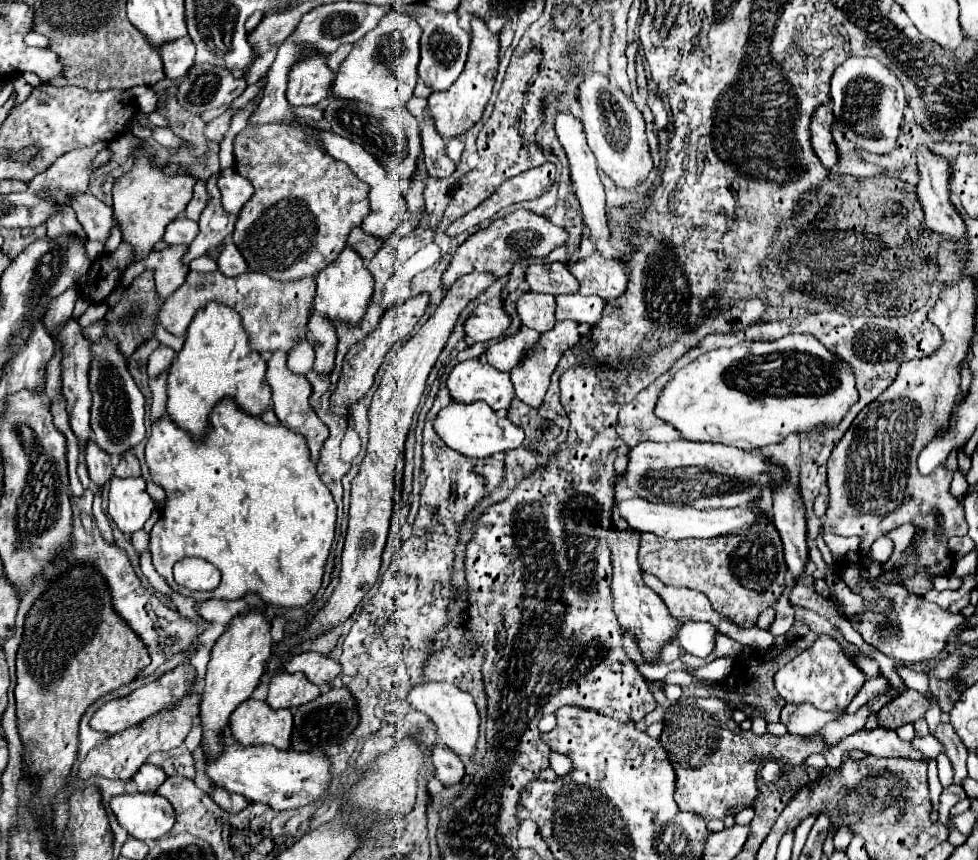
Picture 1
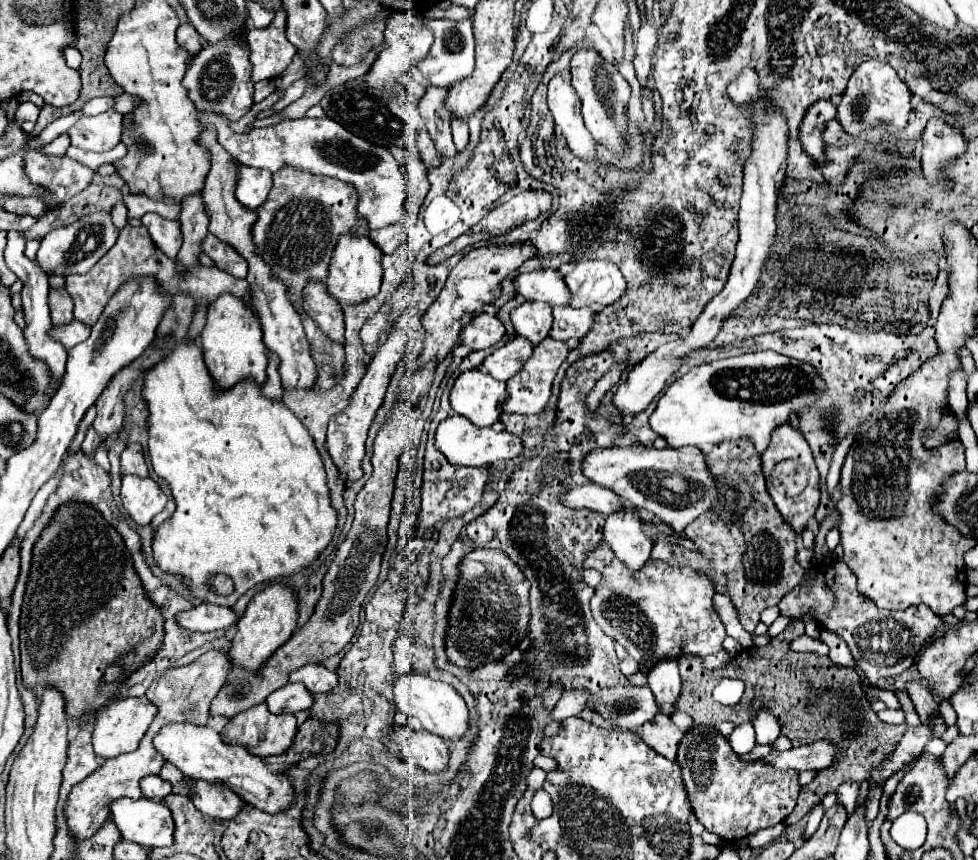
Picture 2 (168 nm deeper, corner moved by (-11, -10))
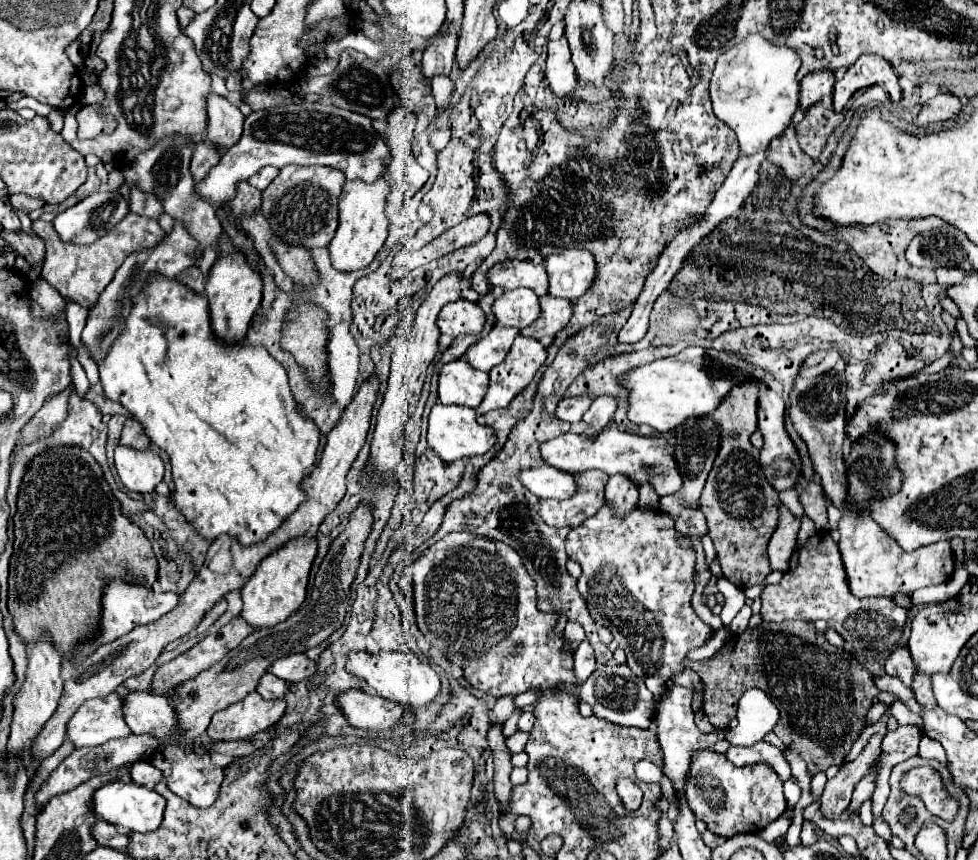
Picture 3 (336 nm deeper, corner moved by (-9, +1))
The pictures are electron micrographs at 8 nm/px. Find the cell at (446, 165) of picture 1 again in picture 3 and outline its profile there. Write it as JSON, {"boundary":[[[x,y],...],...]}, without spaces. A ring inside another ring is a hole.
{"boundary":[[[449,31],[449,35],[437,35],[431,39],[429,47],[423,53],[423,75],[431,79],[437,73],[449,75],[455,63],[455,49],[457,49],[457,31]]]}

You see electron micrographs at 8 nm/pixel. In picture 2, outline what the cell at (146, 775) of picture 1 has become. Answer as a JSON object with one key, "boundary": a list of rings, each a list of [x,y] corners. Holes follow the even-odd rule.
{"boundary":[[[147,776],[141,780],[143,796],[155,802],[161,802],[167,794],[171,794],[171,784],[159,776]]]}

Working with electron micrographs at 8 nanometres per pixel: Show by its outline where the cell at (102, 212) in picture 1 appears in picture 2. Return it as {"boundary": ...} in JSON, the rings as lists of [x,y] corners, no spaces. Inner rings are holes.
{"boundary":[[[61,134],[59,138],[55,138],[51,144],[47,144],[43,148],[43,154],[45,156],[53,156],[53,158],[63,158],[67,154],[67,146],[69,146],[69,136],[67,134]]]}

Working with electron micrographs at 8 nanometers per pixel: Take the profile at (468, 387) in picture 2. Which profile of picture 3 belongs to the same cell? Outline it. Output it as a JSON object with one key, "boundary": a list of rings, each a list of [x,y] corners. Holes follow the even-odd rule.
{"boundary":[[[455,359],[441,367],[437,397],[443,405],[465,405],[477,409],[489,387],[489,375],[473,369],[467,361]]]}

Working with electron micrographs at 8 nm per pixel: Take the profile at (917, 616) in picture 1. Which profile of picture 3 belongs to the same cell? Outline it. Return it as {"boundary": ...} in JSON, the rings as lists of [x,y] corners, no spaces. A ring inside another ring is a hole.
{"boundary":[[[817,531],[807,539],[799,551],[799,567],[783,575],[775,585],[767,585],[761,593],[761,619],[763,621],[817,621],[823,619],[835,629],[847,643],[853,643],[857,653],[875,653],[887,655],[901,641],[901,633],[907,621],[907,611],[897,607],[891,599],[871,597],[859,599],[851,595],[845,579],[843,561],[839,555],[837,543],[829,537],[827,531]]]}

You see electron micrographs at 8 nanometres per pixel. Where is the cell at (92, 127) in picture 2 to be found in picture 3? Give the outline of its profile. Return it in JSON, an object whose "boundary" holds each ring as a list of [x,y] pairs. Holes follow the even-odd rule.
{"boundary":[[[91,105],[79,109],[77,121],[79,121],[77,139],[91,139],[91,137],[97,137],[97,135],[103,133],[103,131],[109,133],[109,131],[113,131],[113,127],[115,127],[115,121],[113,121],[113,119],[101,115],[101,113],[97,111],[97,107],[91,107]]]}

